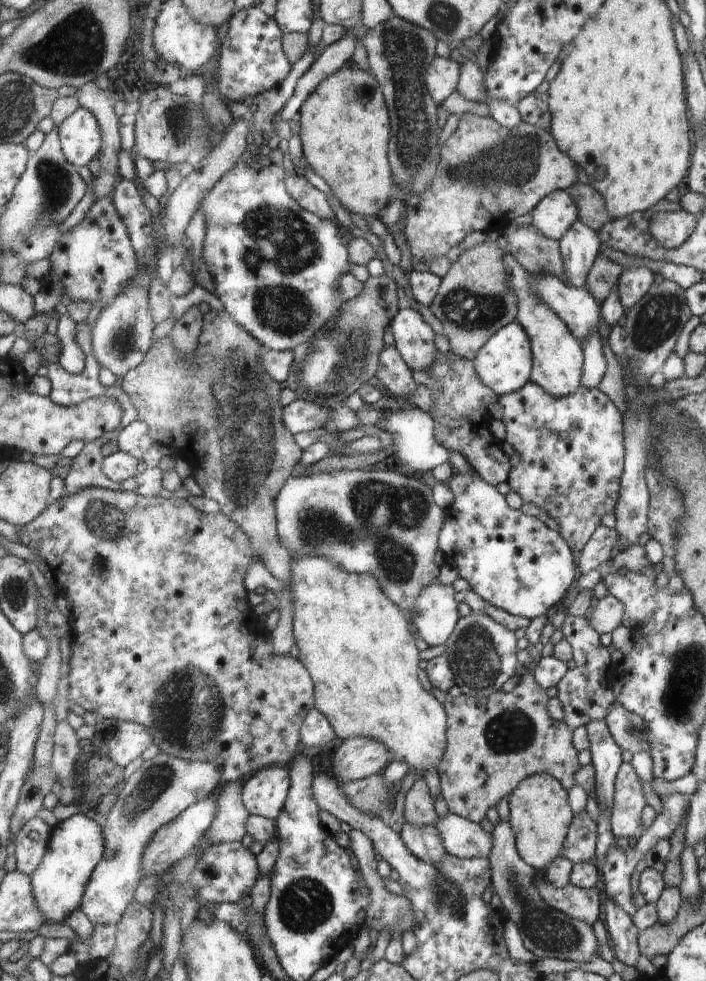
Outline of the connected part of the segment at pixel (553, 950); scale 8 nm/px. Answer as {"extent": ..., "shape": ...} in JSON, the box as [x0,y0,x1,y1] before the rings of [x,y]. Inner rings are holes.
{"extent":[488,820,600,963],"shape":[[[502,820],[494,827],[488,862],[492,864],[492,893],[500,897],[501,908],[508,912],[507,921],[518,926],[526,950],[539,958],[571,960],[576,963],[598,956],[600,944],[596,940],[593,926],[557,911],[540,896],[535,882],[538,877],[536,869],[526,864],[518,854],[515,834],[508,821]]]}

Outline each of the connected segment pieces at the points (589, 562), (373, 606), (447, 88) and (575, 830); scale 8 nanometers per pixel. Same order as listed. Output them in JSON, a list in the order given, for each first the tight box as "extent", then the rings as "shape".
[{"extent":[579,526,616,573],"shape":[[[599,526],[595,530],[594,536],[587,542],[586,548],[580,553],[579,568],[584,573],[594,570],[594,568],[602,568],[603,562],[607,562],[612,558],[612,548],[616,544],[615,528]]]},{"extent":[290,551,446,778],"shape":[[[316,551],[314,554],[304,553],[301,556],[291,557],[291,573],[290,590],[292,590],[292,600],[294,600],[292,634],[294,634],[295,643],[299,648],[298,660],[304,663],[314,680],[315,708],[328,719],[339,740],[350,740],[350,738],[360,736],[380,738],[380,742],[388,742],[387,746],[392,748],[392,754],[396,754],[397,758],[404,759],[410,767],[414,768],[414,772],[417,772],[417,778],[423,778],[428,770],[437,768],[440,758],[446,750],[446,712],[444,712],[444,706],[430,692],[424,690],[424,686],[418,678],[418,662],[422,662],[422,660],[418,658],[418,648],[414,644],[415,638],[412,638],[412,634],[410,634],[410,628],[408,628],[408,622],[402,614],[402,609],[391,601],[379,580],[374,578],[372,574],[354,574],[354,572],[343,570],[334,562],[330,562],[324,554],[319,554]]]},{"extent":[428,54,462,102],"shape":[[[437,54],[428,69],[428,90],[436,102],[444,102],[454,90],[458,89],[462,67],[455,56],[444,58]]]},{"extent":[560,811,597,865],"shape":[[[586,811],[576,814],[576,826],[572,826],[572,834],[567,834],[568,846],[564,846],[564,854],[560,857],[567,858],[572,864],[578,862],[588,862],[596,865],[595,844],[597,842],[597,825]]]}]

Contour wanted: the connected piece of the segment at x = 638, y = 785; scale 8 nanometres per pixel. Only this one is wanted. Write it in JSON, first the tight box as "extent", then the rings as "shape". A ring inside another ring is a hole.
{"extent":[612,761,647,838],"shape":[[[622,761],[614,782],[614,800],[612,800],[612,832],[616,838],[638,838],[642,836],[640,814],[646,808],[647,794],[643,782],[636,774],[632,763]]]}

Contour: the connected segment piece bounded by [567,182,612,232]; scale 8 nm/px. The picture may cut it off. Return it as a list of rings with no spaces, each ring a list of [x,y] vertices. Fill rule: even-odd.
[[[576,183],[567,190],[578,206],[579,221],[590,230],[600,232],[612,219],[605,206],[605,198],[590,184]]]

